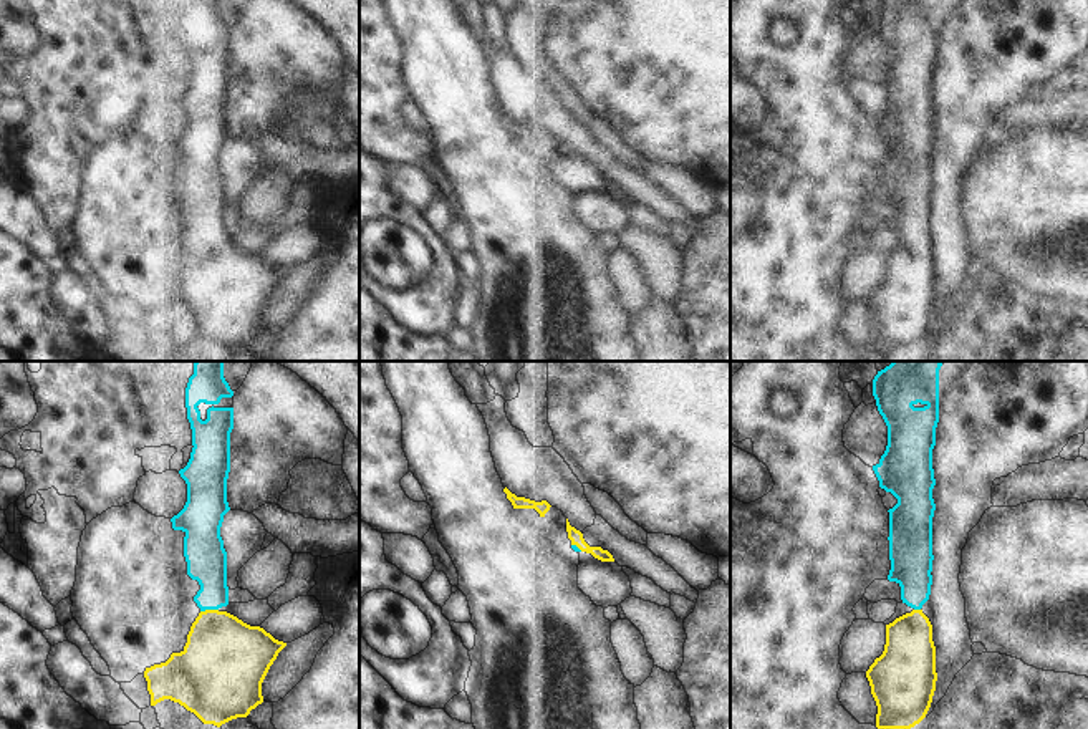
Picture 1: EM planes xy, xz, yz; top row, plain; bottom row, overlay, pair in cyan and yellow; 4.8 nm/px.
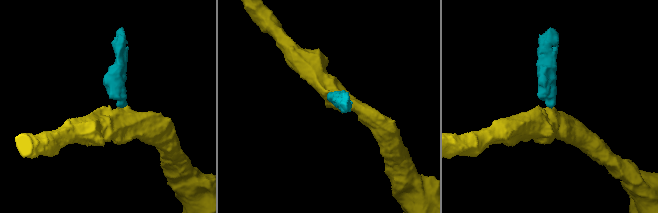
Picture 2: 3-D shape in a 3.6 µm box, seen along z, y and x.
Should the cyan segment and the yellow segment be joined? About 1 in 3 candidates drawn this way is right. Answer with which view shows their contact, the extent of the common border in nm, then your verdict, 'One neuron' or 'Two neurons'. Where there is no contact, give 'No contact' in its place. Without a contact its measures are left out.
Touches cyan in xy. Shared border 90 nm. One neuron

